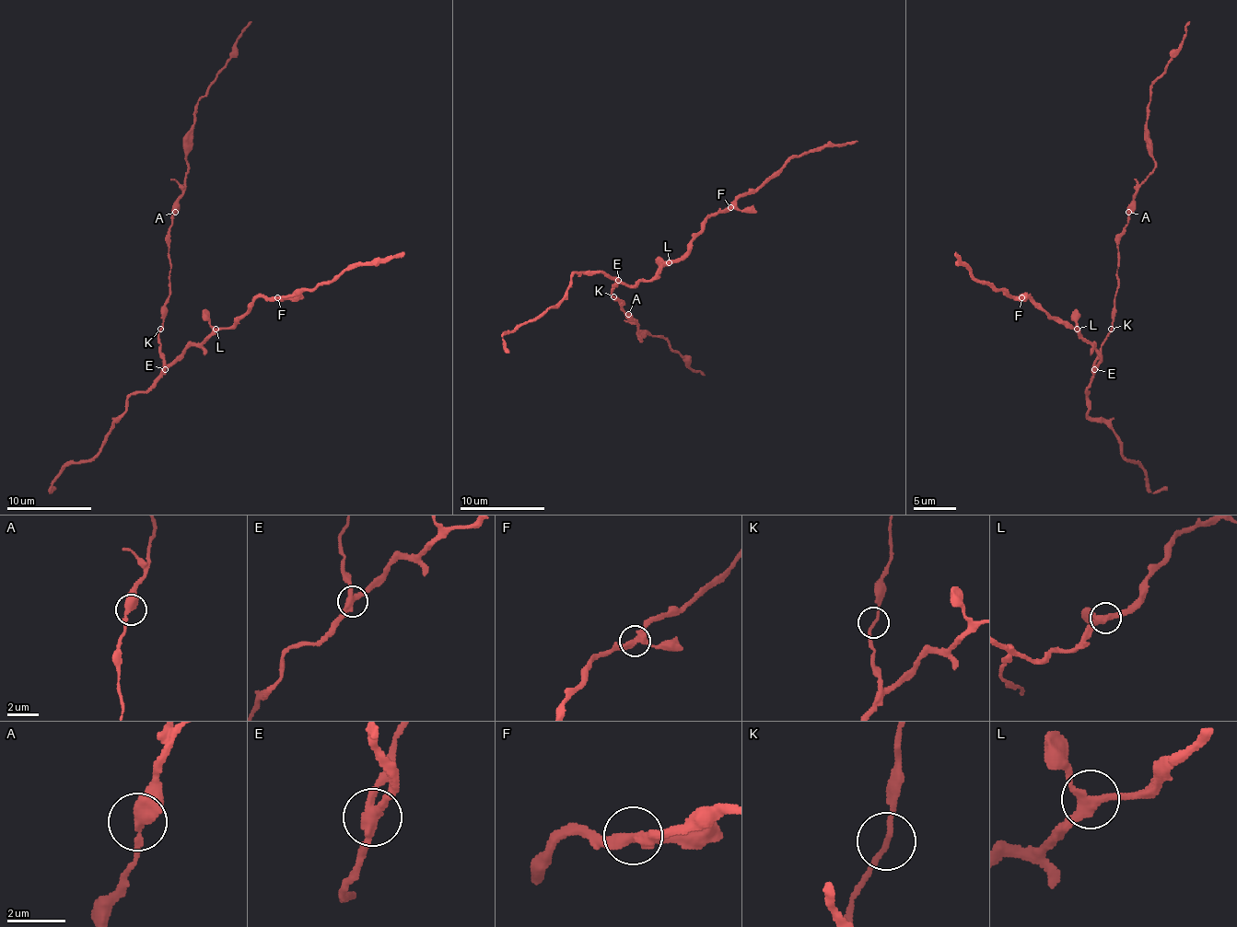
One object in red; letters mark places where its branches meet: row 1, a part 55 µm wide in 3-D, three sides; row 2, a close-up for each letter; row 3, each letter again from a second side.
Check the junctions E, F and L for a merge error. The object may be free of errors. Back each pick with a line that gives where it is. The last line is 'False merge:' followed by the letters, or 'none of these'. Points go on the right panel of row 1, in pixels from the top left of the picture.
E: (1094, 369)
False merge: E

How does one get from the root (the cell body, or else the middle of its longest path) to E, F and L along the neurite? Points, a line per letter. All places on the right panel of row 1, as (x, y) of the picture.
E: (1111, 331), (1101, 348), (1101, 356), (1094, 369)
F: (1111, 331), (1101, 348), (1096, 365), (1101, 353), (1094, 346), (1075, 329), (1054, 320), (1031, 297), (1021, 297)
L: (1111, 331), (1101, 348), (1096, 365), (1101, 353), (1077, 329)

